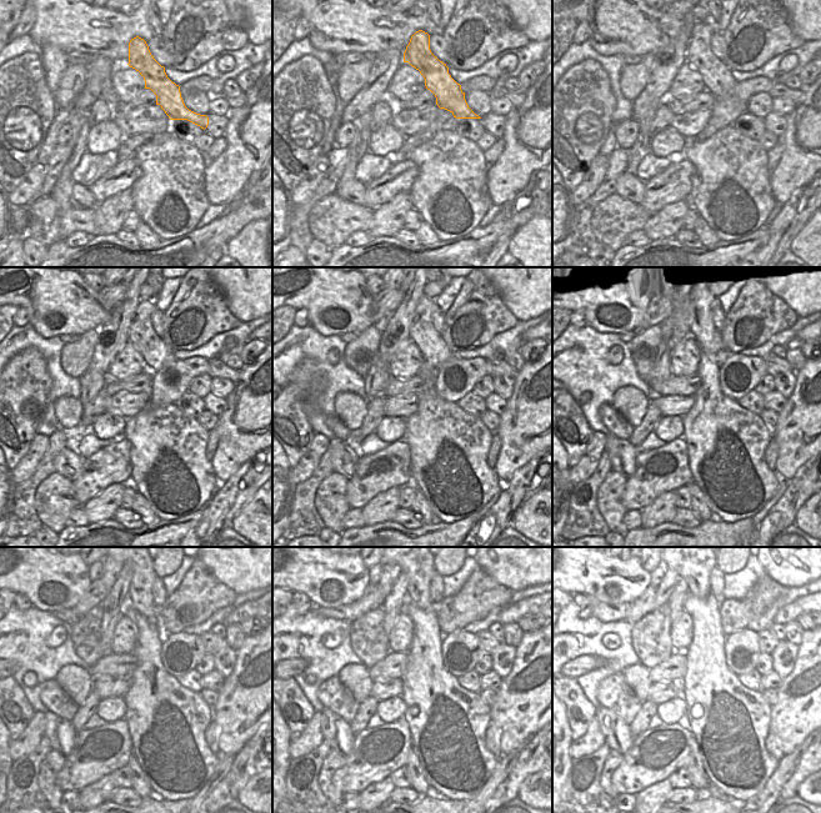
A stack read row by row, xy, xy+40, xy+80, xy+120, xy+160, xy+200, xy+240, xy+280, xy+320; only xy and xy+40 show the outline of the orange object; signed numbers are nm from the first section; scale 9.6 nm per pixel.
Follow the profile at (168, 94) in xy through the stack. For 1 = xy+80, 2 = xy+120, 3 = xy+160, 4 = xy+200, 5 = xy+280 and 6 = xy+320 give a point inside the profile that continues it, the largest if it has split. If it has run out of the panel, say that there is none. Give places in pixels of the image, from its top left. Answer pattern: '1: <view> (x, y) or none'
1: xy+80 (717, 79)
2: xy+120 (141, 334)
3: xy+160 (422, 334)
4: xy+200 (702, 330)
5: xy+280 (420, 572)
6: xy+320 (696, 572)

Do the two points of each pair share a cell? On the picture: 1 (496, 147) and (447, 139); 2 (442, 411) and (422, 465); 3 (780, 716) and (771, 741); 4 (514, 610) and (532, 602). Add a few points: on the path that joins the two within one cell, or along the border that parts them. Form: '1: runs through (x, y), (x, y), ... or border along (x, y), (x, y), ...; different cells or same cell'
1: border along (484, 151), (487, 166); different cells
2: runs through (441, 425), (441, 441), (436, 451); same cell
3: border along (770, 729), (779, 738), (784, 754); different cells
4: runs through (519, 610), (527, 606); same cell

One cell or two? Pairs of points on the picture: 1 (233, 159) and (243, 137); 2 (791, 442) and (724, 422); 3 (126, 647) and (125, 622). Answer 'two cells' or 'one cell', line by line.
1: one cell
2: two cells
3: one cell

